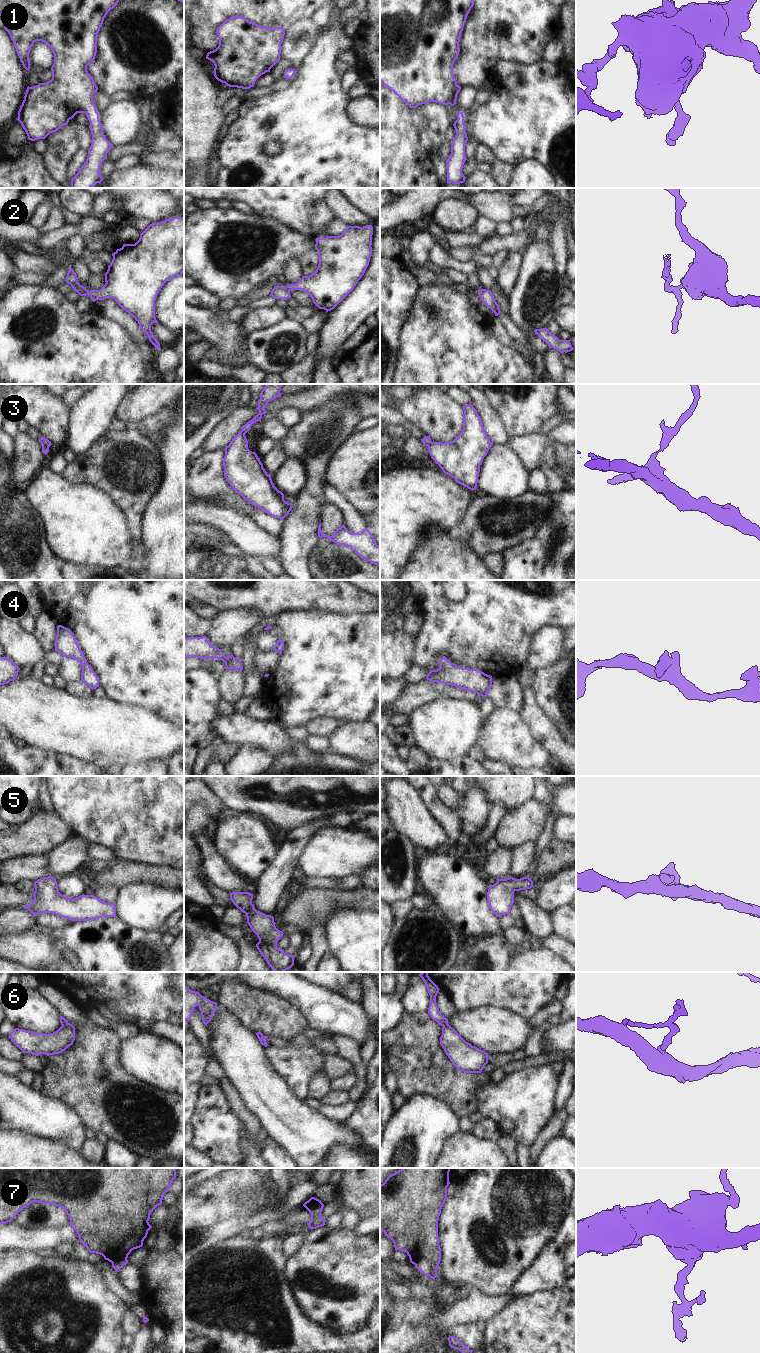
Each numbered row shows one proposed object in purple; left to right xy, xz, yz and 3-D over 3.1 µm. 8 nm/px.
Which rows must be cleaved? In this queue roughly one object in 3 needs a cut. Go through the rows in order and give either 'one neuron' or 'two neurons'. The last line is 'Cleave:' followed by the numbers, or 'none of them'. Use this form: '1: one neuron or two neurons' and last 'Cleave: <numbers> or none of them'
1: one neuron
2: two neurons
3: two neurons
4: one neuron
5: one neuron
6: one neuron
7: two neurons
Cleave: 2, 3, 7

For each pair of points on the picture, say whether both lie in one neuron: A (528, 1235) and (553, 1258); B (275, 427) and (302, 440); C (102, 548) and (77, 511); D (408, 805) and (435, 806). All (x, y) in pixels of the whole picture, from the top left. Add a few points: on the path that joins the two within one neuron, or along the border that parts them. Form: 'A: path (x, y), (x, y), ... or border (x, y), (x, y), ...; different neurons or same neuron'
A: border (557, 1230), (557, 1234), (528, 1267); different neurons
B: border (288, 428), (280, 442), (280, 447), (286, 456); different neurons
C: path (99, 539), (80, 520); same neuron
D: border (414, 786), (431, 815), (441, 825); different neurons

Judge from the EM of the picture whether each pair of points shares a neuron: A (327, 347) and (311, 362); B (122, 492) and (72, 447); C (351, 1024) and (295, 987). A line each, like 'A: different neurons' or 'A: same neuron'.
A: different neurons
B: different neurons
C: same neuron

